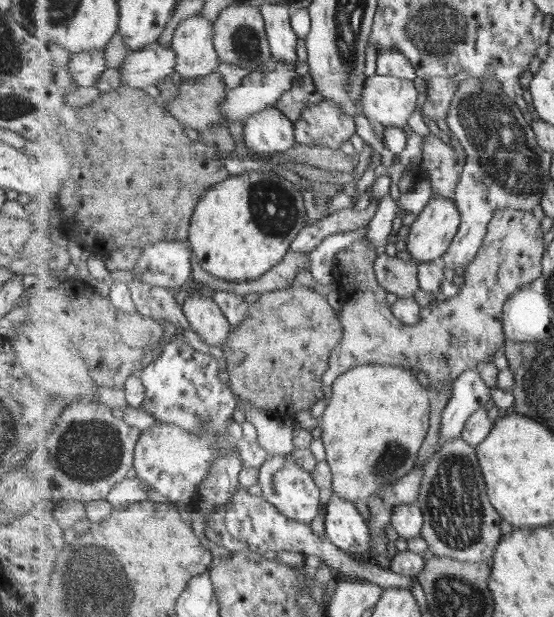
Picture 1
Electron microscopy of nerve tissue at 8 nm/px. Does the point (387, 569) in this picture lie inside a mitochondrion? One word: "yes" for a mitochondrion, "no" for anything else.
no

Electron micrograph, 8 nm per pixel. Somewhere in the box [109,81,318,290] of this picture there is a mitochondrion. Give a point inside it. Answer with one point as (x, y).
(274, 209)

